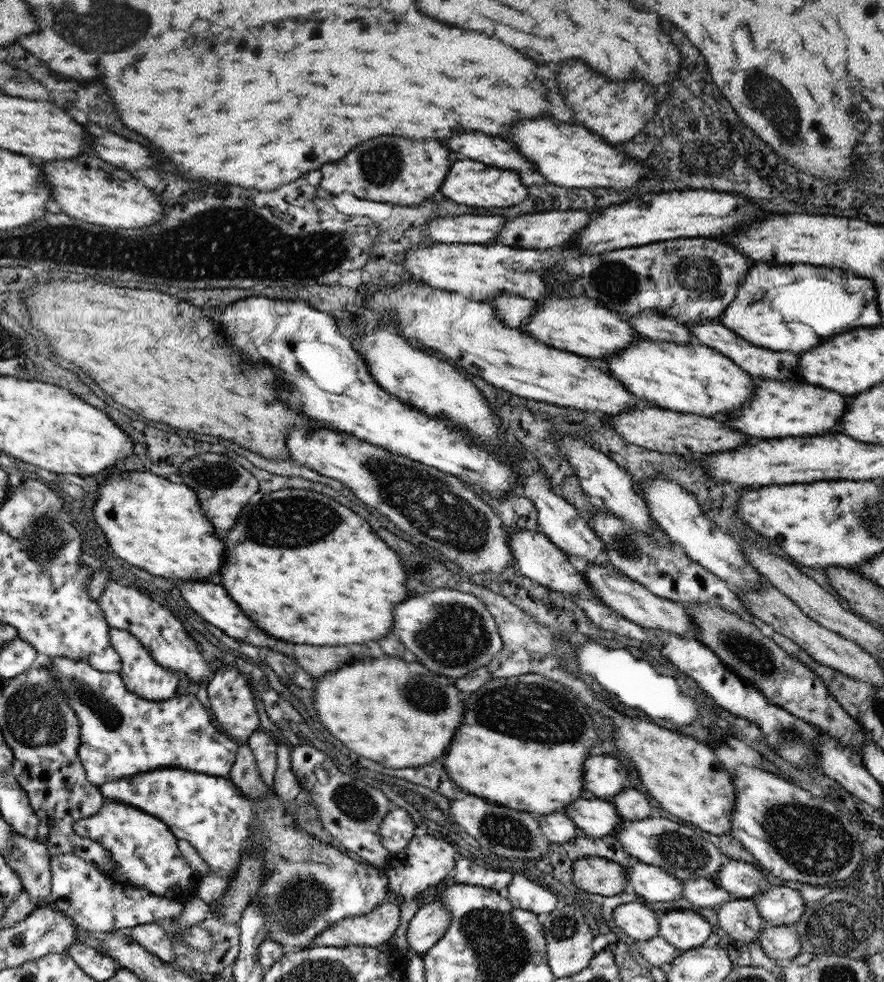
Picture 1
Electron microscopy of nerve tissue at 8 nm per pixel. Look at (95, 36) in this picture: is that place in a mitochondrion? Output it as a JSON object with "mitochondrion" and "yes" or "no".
{"mitochondrion":"yes"}

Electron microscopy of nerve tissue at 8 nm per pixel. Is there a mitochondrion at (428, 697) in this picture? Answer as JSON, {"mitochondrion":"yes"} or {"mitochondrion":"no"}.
{"mitochondrion":"yes"}

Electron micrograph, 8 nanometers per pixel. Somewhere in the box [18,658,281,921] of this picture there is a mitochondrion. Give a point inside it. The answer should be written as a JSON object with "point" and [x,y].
{"point":[91,697]}

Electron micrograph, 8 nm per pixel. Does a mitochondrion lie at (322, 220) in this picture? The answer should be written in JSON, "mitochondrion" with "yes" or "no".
{"mitochondrion":"no"}

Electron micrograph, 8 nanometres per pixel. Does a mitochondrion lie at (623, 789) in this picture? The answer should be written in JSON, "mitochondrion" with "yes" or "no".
{"mitochondrion":"no"}

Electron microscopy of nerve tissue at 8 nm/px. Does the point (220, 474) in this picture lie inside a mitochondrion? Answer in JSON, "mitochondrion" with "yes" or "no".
{"mitochondrion":"yes"}

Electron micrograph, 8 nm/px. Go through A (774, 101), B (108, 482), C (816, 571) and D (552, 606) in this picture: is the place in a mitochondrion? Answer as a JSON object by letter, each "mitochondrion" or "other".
{"A":"mitochondrion","B":"other","C":"other","D":"other"}

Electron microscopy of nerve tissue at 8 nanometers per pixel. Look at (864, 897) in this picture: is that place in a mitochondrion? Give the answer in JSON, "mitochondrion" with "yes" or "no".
{"mitochondrion":"yes"}

